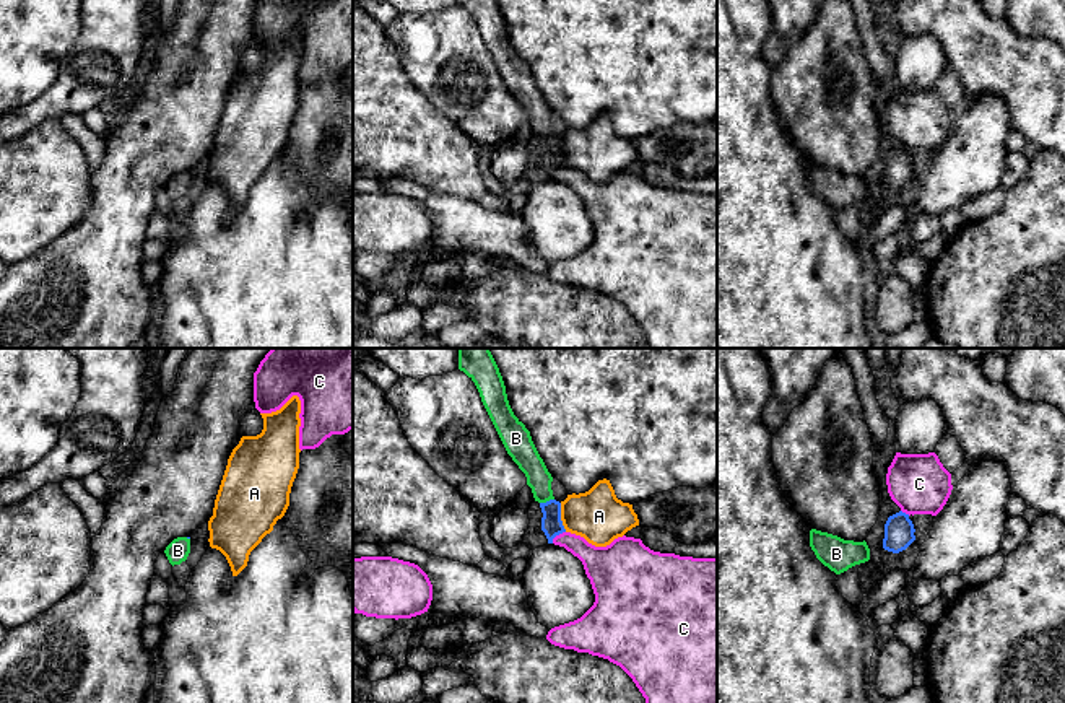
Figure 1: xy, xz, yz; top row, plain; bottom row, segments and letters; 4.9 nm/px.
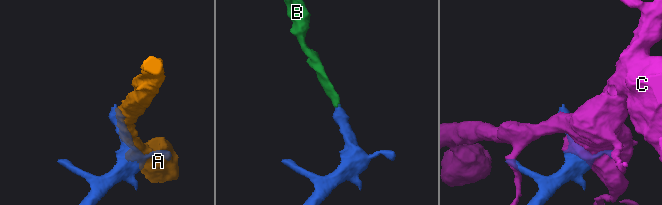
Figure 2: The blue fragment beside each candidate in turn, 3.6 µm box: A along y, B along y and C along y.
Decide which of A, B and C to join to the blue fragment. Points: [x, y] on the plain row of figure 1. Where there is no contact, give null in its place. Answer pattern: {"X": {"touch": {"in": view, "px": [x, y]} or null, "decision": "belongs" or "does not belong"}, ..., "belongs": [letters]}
{"A": {"touch": {"in": "xz", "px": [560, 153]}, "decision": "does not belong"}, "B": {"touch": {"in": "xz", "px": [547, 137]}, "decision": "belongs"}, "C": {"touch": {"in": "xz", "px": [556, 170]}, "decision": "does not belong"}, "belongs": ["B"]}

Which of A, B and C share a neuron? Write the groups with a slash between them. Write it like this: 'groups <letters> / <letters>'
groups A / B / C

